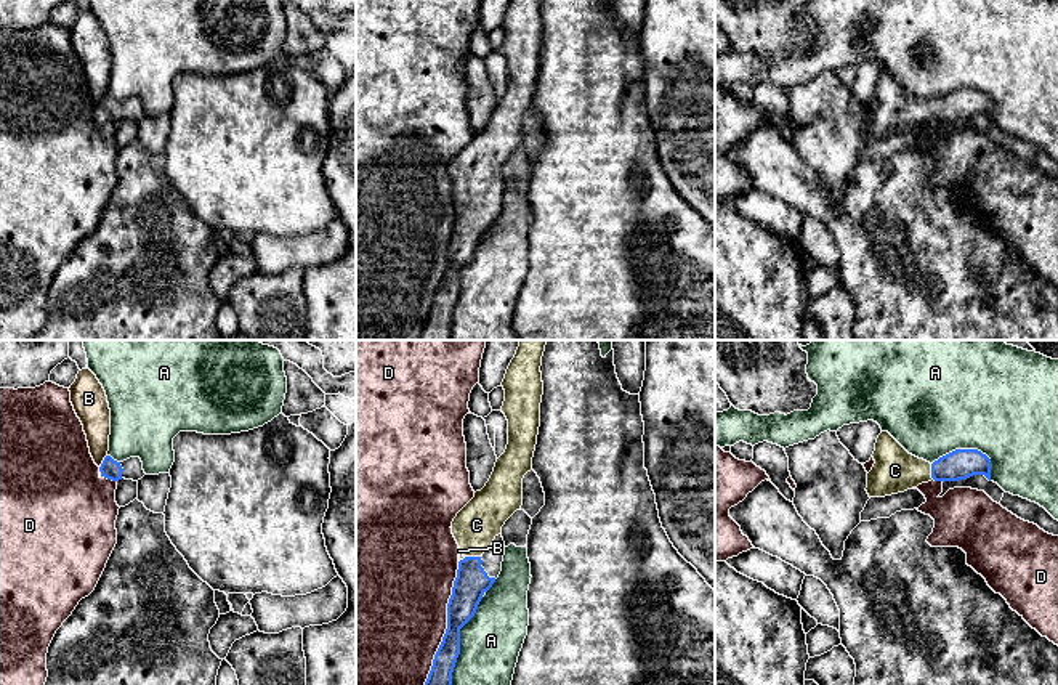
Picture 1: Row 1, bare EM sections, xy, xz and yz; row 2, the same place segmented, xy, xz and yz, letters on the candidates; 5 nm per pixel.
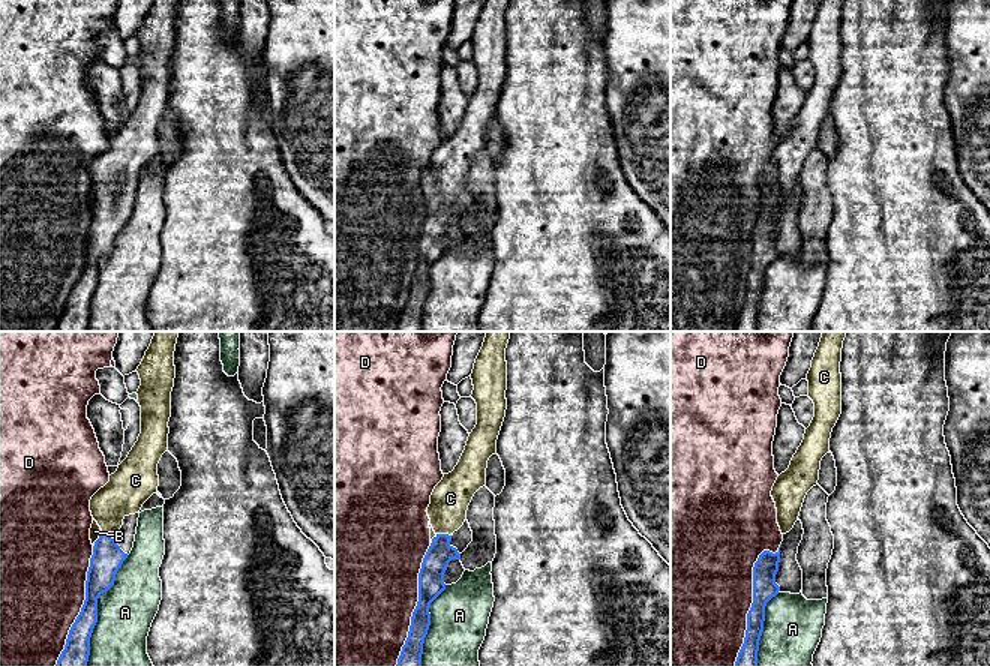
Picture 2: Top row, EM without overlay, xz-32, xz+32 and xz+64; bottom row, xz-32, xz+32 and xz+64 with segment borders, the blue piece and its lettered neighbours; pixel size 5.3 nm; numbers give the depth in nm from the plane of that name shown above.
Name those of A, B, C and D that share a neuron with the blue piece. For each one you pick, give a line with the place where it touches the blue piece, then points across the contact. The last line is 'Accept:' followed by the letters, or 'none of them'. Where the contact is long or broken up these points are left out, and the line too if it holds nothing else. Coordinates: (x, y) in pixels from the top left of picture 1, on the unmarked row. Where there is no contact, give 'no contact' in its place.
C: meets blue in xz at (473, 198); runs through xz (472, 222), (473, 198), (476, 166)
Accept: C

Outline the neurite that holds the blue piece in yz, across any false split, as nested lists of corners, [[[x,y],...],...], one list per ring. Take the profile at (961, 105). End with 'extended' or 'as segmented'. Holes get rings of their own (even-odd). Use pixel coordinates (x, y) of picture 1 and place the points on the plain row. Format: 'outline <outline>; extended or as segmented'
outline [[[882,72],[872,95],[875,104],[867,114],[869,138],[885,138],[907,130],[917,128],[922,124],[935,122],[959,122],[973,116],[984,116],[991,122],[991,99],[978,90],[955,90],[933,104],[909,95],[888,72]]]; extended

